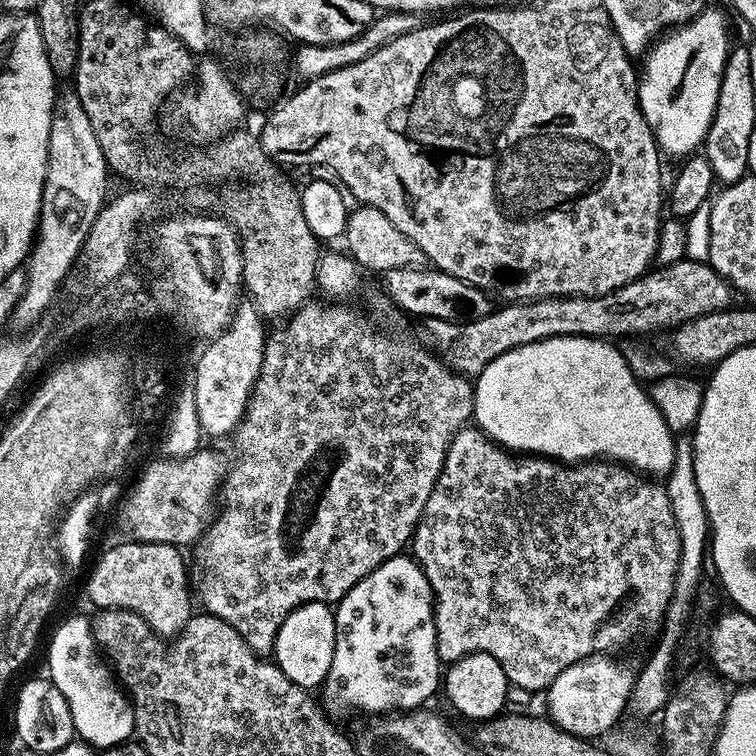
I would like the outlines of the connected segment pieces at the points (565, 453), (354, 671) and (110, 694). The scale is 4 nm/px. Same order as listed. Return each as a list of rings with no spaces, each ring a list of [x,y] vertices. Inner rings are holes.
[[[555,336],[549,340],[539,340],[538,342],[530,342],[526,346],[518,346],[498,358],[494,358],[494,362],[490,362],[490,366],[486,366],[486,370],[482,370],[480,375],[475,377],[474,380],[472,414],[475,427],[485,432],[493,444],[498,444],[513,454],[531,454],[563,462],[569,466],[577,462],[591,462],[603,458],[609,462],[627,466],[641,474],[647,474],[652,478],[667,477],[671,473],[673,462],[676,460],[674,434],[666,426],[662,414],[658,410],[656,403],[651,400],[645,385],[631,372],[627,355],[623,351],[620,353],[612,344],[615,343],[609,342],[604,338],[593,338],[591,336]]]
[[[401,554],[387,560],[378,567],[362,582],[358,582],[345,594],[334,608],[336,617],[336,641],[334,642],[334,658],[330,666],[327,679],[322,685],[322,704],[329,713],[348,712],[353,708],[356,712],[376,712],[372,714],[396,714],[401,710],[420,710],[435,692],[439,693],[442,688],[442,661],[436,649],[436,623],[434,614],[436,609],[432,599],[432,587],[430,582],[426,582],[426,574],[416,563],[411,555]]]
[[[72,616],[56,628],[48,644],[47,679],[66,698],[75,735],[96,750],[113,748],[133,739],[134,710],[111,667],[102,659],[93,625],[84,616]]]

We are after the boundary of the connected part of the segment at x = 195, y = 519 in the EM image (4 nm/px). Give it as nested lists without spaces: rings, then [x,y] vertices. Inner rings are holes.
[[[199,450],[184,459],[161,458],[152,460],[140,472],[136,485],[128,492],[124,505],[120,508],[120,516],[124,519],[124,528],[132,532],[131,539],[146,544],[184,544],[195,545],[204,535],[210,521],[213,519],[212,503],[217,503],[226,475],[226,464],[220,461],[216,452]]]

